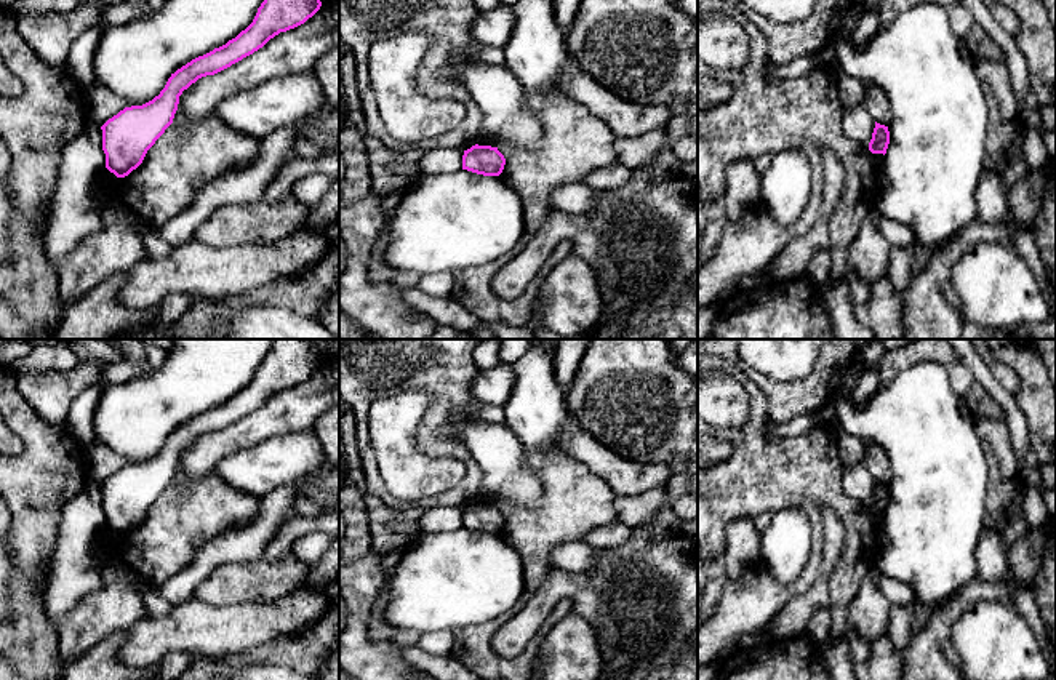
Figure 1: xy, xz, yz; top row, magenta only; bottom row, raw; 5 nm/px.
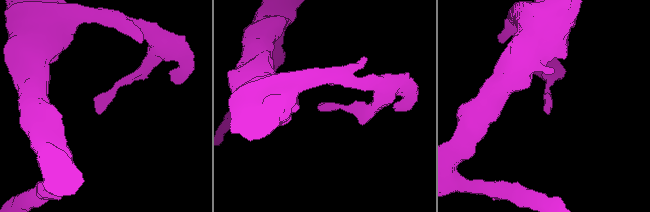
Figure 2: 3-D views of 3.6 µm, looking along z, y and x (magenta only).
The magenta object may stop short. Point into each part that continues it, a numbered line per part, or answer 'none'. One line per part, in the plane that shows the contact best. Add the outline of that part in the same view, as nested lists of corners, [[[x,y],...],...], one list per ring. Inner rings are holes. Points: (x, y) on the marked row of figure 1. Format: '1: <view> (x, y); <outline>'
none

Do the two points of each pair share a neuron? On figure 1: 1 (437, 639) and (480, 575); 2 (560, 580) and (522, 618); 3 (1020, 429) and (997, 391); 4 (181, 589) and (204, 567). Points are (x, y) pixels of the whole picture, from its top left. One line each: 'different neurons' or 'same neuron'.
1: different neurons
2: same neuron
3: same neuron
4: same neuron

